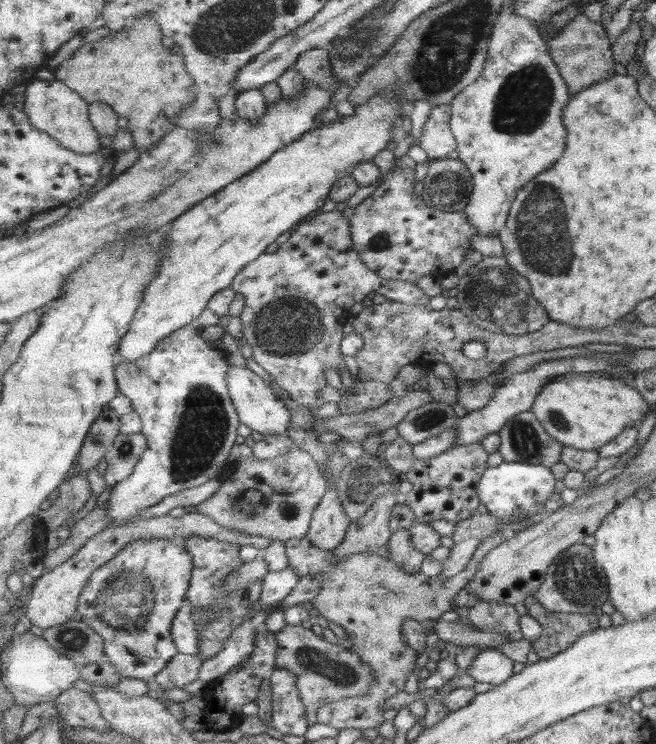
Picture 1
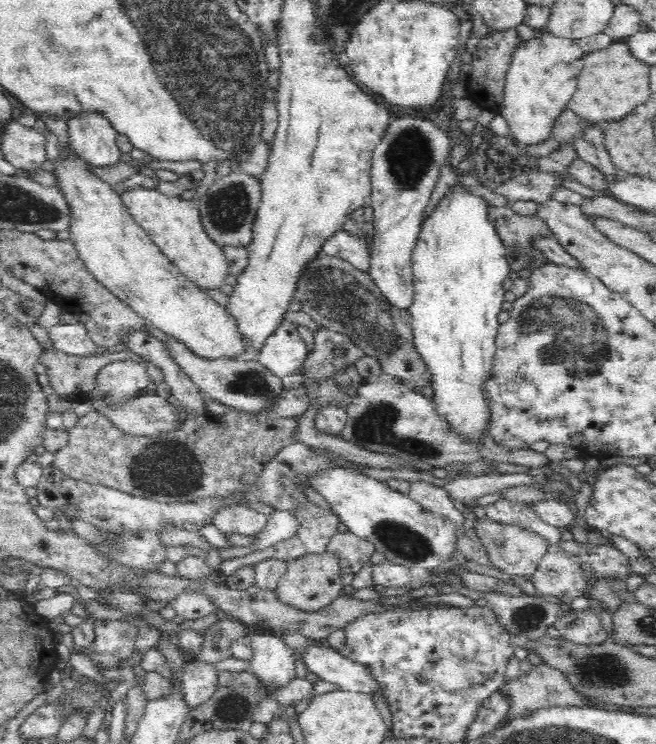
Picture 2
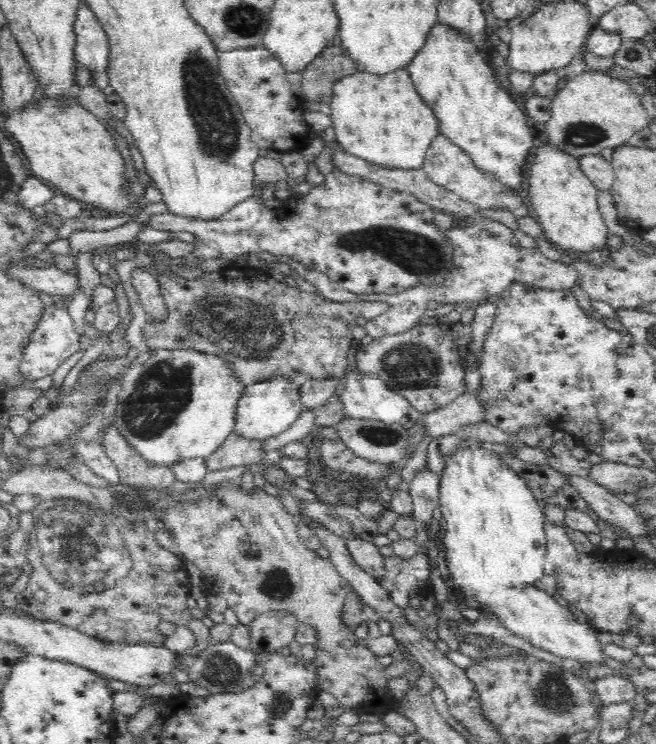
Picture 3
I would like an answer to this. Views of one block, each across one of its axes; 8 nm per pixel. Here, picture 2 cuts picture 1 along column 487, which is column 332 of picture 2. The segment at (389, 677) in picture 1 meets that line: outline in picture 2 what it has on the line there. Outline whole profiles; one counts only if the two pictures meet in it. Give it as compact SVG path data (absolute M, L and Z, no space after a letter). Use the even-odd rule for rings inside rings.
M348 531L336 534L328 544L329 552L337 561L341 574L356 574L371 560L375 544Z

